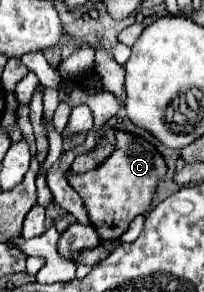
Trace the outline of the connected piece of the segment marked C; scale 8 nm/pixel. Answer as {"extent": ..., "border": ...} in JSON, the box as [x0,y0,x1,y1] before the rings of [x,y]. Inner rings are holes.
{"extent":[70,131,166,239],"border":[[[116,131],[116,151],[94,171],[82,175],[70,175],[70,185],[82,197],[92,227],[100,235],[100,239],[118,239],[130,225],[136,215],[144,215],[150,207],[152,195],[156,191],[158,181],[166,173],[166,163],[160,153],[154,151],[148,143],[140,143],[138,137]]]}

